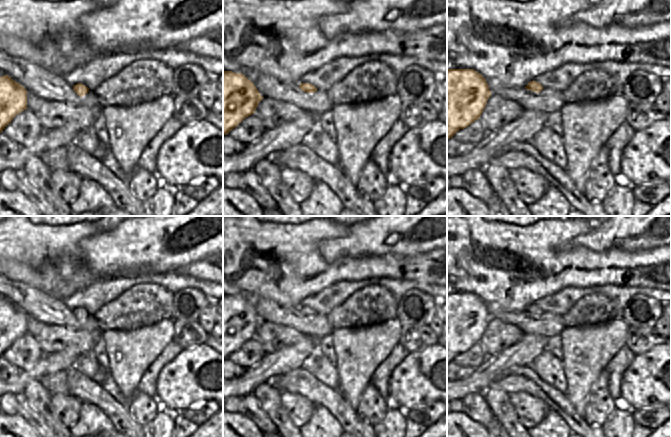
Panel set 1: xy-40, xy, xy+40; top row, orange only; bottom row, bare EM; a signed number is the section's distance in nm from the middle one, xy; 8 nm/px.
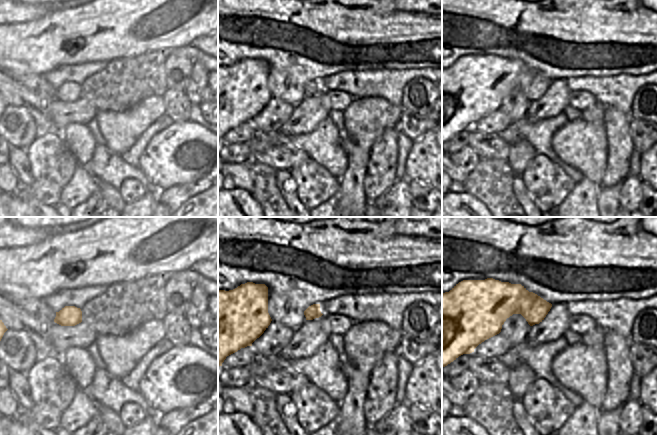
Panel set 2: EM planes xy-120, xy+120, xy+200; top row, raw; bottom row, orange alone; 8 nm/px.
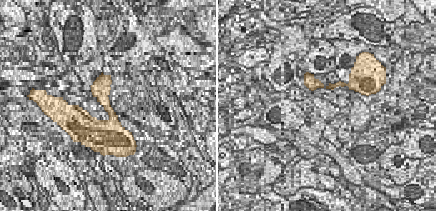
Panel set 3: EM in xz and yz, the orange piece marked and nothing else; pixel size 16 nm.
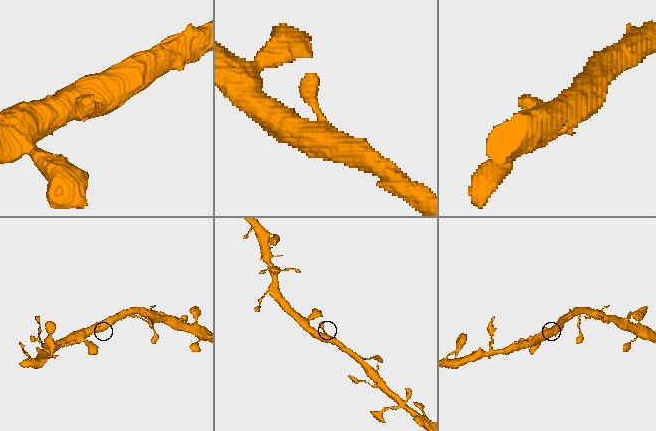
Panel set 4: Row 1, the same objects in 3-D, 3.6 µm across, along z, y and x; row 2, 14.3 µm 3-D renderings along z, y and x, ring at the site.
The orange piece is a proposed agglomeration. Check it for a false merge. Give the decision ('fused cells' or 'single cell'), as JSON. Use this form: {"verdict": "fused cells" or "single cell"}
{"verdict": "single cell"}

